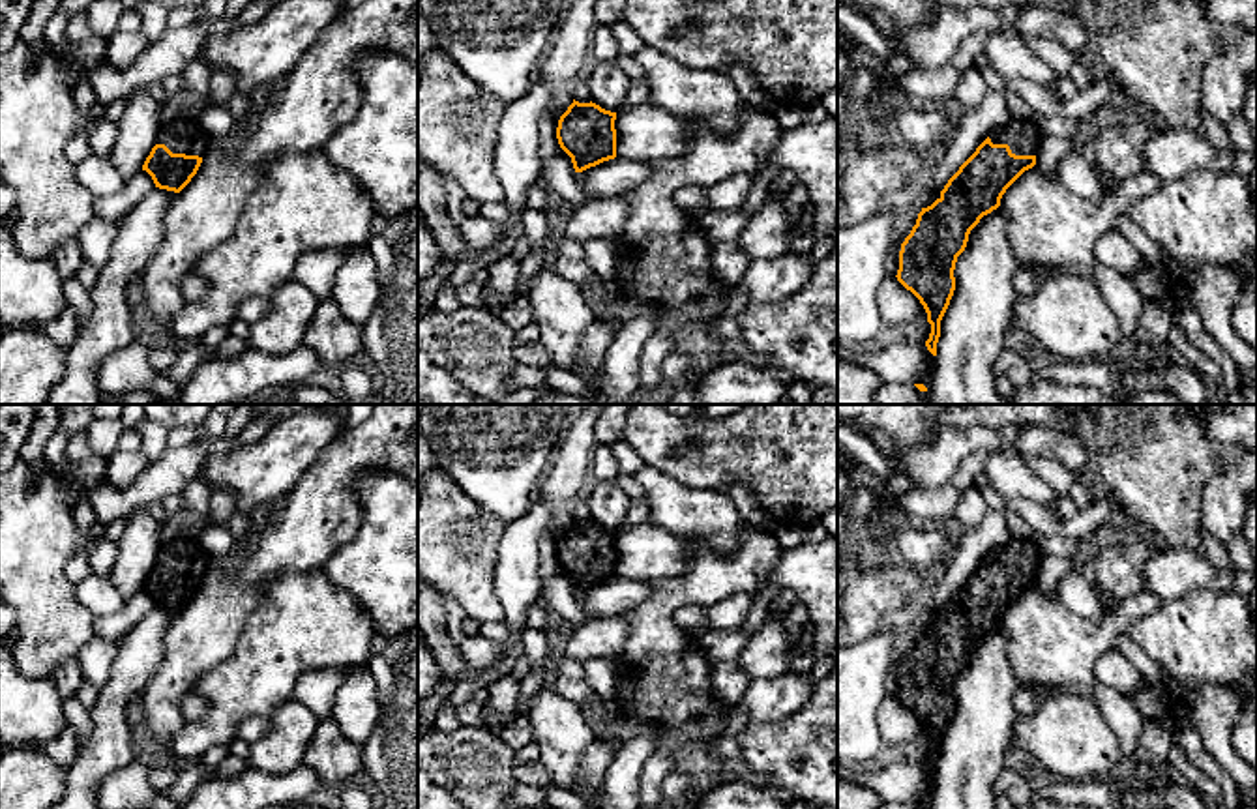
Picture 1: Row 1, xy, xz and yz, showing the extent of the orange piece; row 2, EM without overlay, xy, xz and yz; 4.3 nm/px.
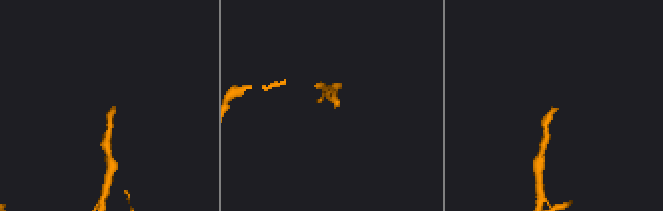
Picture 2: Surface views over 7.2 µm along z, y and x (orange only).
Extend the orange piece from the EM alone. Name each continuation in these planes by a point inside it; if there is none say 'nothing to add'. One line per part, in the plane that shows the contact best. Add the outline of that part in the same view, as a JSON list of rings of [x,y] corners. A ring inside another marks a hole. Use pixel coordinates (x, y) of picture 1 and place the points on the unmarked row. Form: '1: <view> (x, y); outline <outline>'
1: yz (1023, 557); outline [[[1010,537],[989,552],[993,564],[1008,564],[1015,575],[1038,575],[1042,566],[1042,551],[1034,541]]]

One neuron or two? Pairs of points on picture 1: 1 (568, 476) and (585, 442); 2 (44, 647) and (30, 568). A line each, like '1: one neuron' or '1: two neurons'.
1: one neuron
2: one neuron

